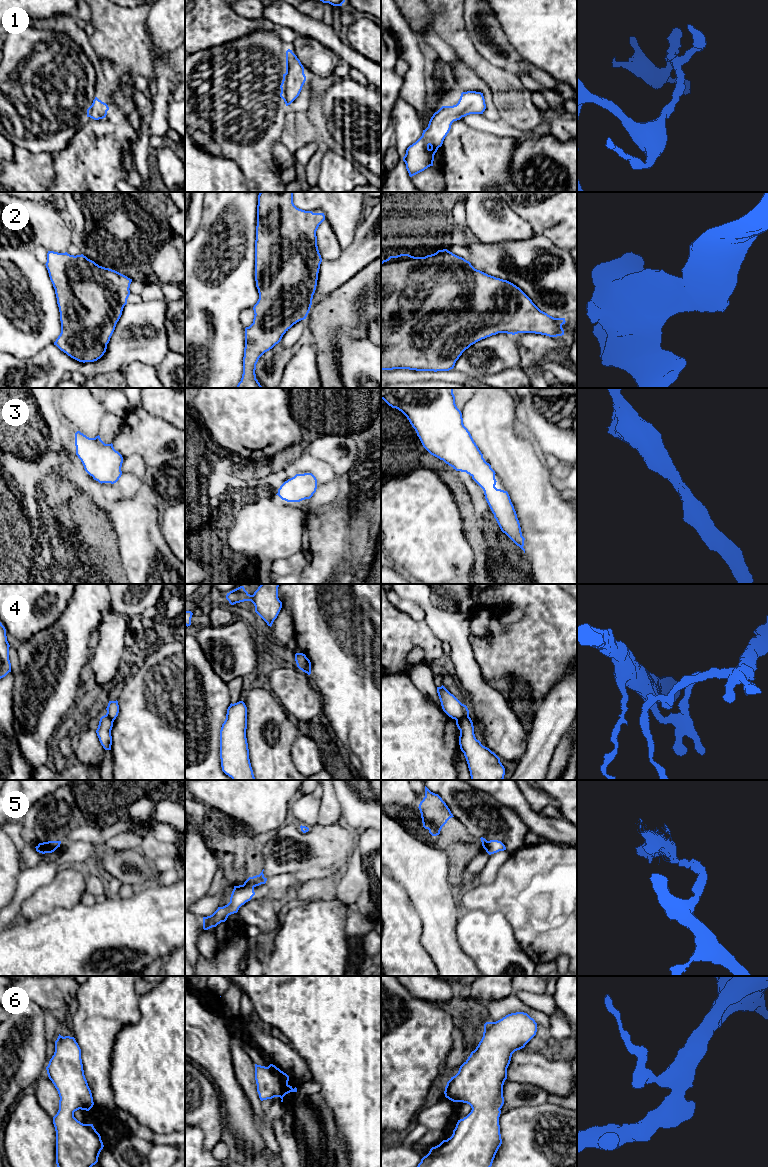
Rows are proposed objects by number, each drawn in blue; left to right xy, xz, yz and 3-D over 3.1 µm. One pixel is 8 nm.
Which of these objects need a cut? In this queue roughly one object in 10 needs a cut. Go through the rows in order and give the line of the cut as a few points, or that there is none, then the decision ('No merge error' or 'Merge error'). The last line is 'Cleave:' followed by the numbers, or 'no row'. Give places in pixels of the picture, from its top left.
1: No split. No merge error
2: No split. No merge error
3: No split. No merge error
4: Split along yz (468, 715), (456, 720). Merge error
5: Split along xz (243, 884), (253, 888). Merge error
6: No split. No merge error
Cleave: 4, 5

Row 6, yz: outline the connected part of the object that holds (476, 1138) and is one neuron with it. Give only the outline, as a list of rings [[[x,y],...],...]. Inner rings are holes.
[[[516,1012],[496,1022],[486,1022],[481,1041],[445,1087],[445,1097],[471,1106],[471,1112],[458,1120],[453,1134],[432,1147],[417,1167],[491,1167],[502,1144],[499,1117],[504,1104],[503,1085],[512,1054],[525,1047],[536,1035],[537,1023],[527,1013]]]

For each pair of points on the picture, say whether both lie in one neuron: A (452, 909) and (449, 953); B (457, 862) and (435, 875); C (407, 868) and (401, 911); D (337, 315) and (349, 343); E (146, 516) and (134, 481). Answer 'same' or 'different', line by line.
A: same
B: different
C: different
D: different
E: different

